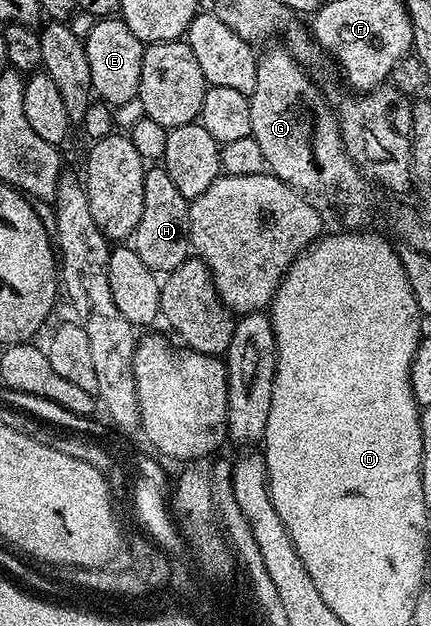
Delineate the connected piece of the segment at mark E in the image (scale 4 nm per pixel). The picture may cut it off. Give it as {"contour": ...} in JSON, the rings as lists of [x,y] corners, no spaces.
{"contour":[[[118,16],[97,19],[84,41],[84,48],[90,64],[93,91],[103,103],[117,108],[137,99],[140,93],[145,45],[140,39],[135,38],[124,20]]]}

